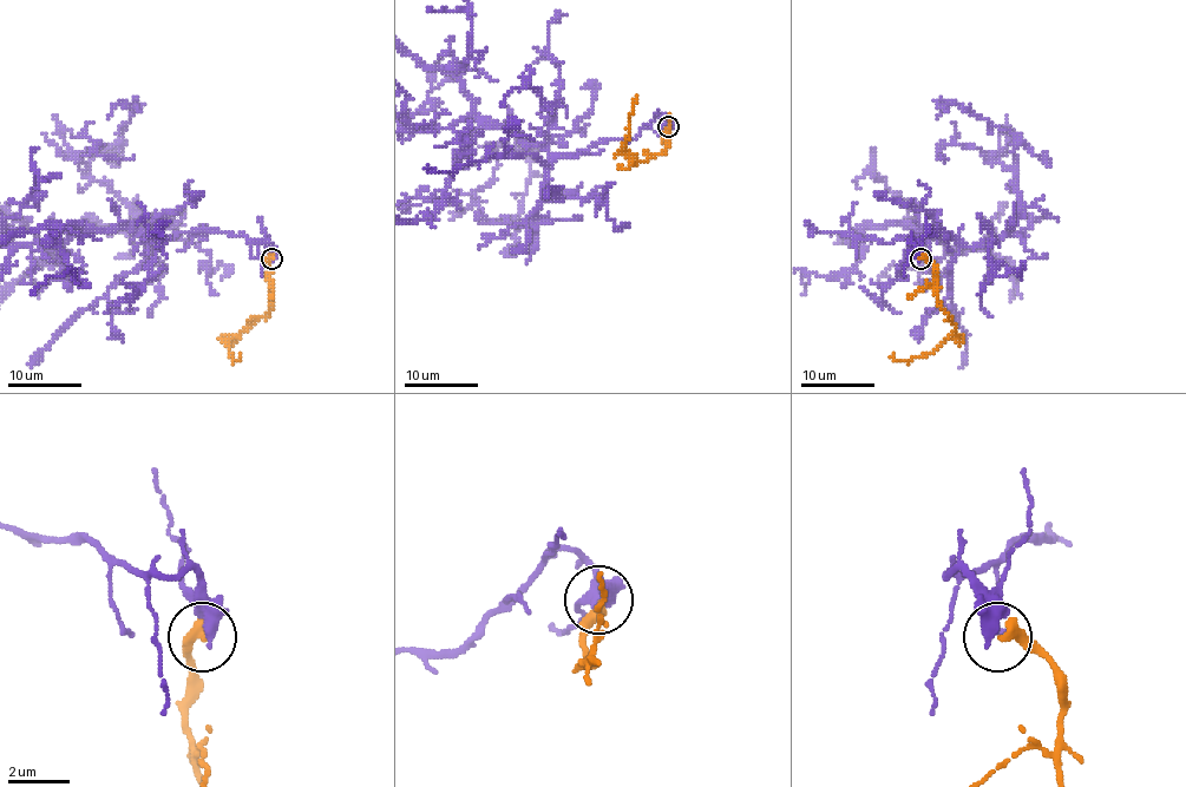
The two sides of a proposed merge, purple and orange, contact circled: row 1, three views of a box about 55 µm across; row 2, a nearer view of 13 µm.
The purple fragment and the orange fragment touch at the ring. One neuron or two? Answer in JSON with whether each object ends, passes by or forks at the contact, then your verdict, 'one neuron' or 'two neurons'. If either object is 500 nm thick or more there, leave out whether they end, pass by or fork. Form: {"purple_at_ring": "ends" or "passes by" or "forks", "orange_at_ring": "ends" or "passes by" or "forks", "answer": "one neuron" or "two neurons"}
{"purple_at_ring": "ends", "orange_at_ring": "ends", "answer": "two neurons"}

